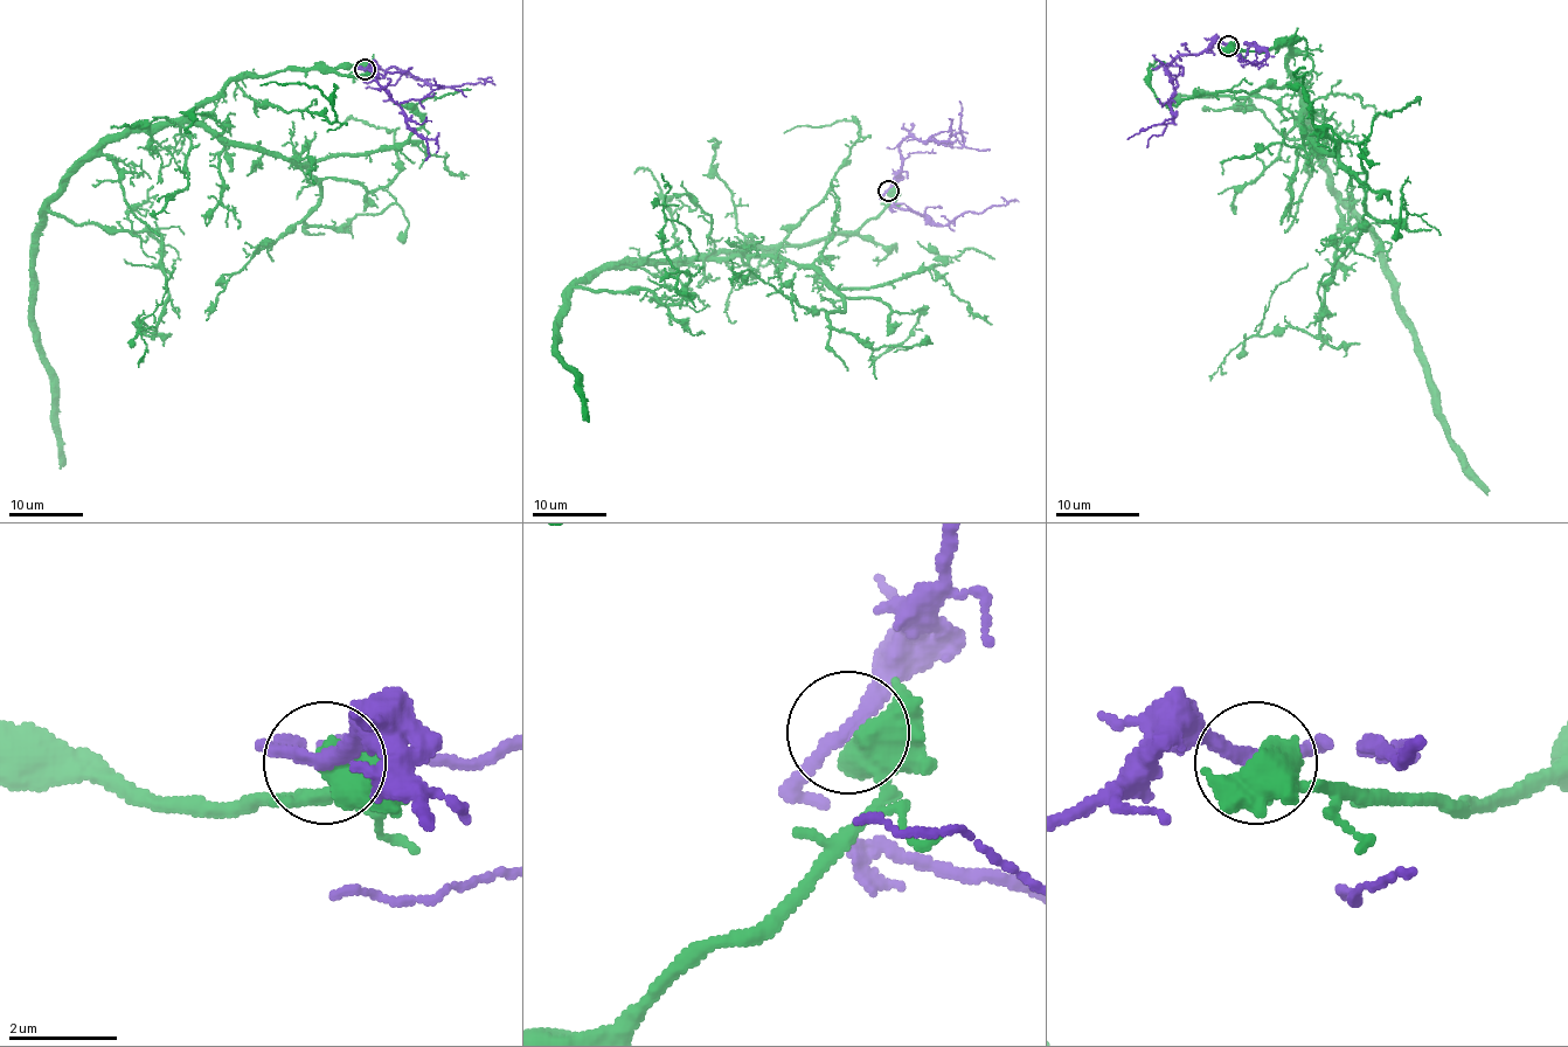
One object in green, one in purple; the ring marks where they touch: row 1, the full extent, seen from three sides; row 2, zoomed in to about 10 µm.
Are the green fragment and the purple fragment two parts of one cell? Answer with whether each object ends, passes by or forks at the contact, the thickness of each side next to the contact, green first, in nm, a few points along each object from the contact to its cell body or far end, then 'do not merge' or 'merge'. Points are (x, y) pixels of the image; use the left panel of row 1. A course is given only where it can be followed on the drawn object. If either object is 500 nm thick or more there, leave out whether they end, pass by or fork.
750/260 nm | green via (366, 69), (233, 76), (184, 116), (113, 133), (48, 206), (161, 237), (165, 313), (143, 327), (175, 263) | purple via (365, 69), (369, 67), (377, 75), (375, 81), (401, 110), (404, 120), (427, 139), (436, 139), (436, 152) | do not merge

